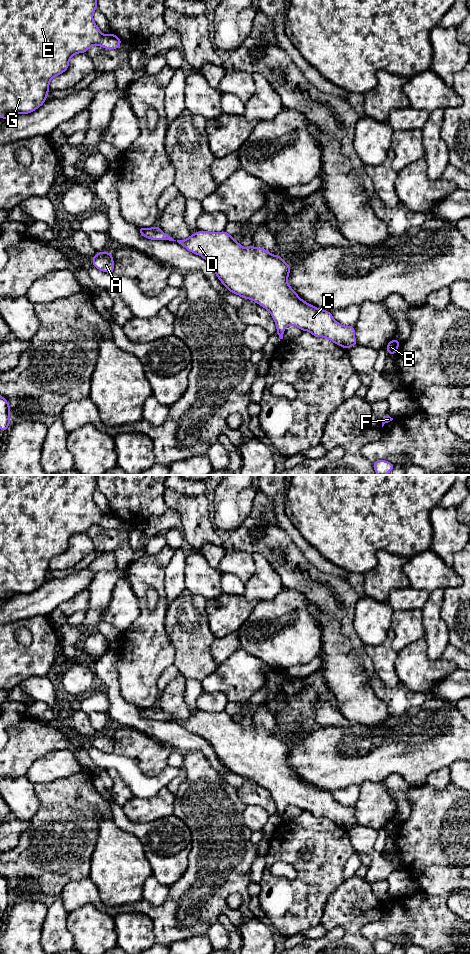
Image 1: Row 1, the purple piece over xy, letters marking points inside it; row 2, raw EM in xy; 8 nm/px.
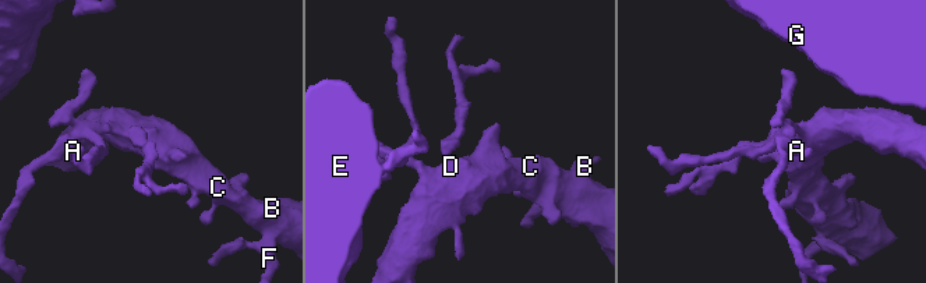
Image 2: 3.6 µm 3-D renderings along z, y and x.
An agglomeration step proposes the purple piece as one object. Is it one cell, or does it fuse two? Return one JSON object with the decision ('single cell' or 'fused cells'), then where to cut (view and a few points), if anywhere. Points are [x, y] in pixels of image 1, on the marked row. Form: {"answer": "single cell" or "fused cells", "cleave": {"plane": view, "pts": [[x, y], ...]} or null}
{"answer": "single cell", "cleave": null}

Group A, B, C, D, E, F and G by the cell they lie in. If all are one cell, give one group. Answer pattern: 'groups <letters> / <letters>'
groups A B C D E F G

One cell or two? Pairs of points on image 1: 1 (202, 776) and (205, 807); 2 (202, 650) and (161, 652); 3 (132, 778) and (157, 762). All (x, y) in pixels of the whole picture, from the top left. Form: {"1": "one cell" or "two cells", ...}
{"1": "one cell", "2": "two cells", "3": "two cells"}

